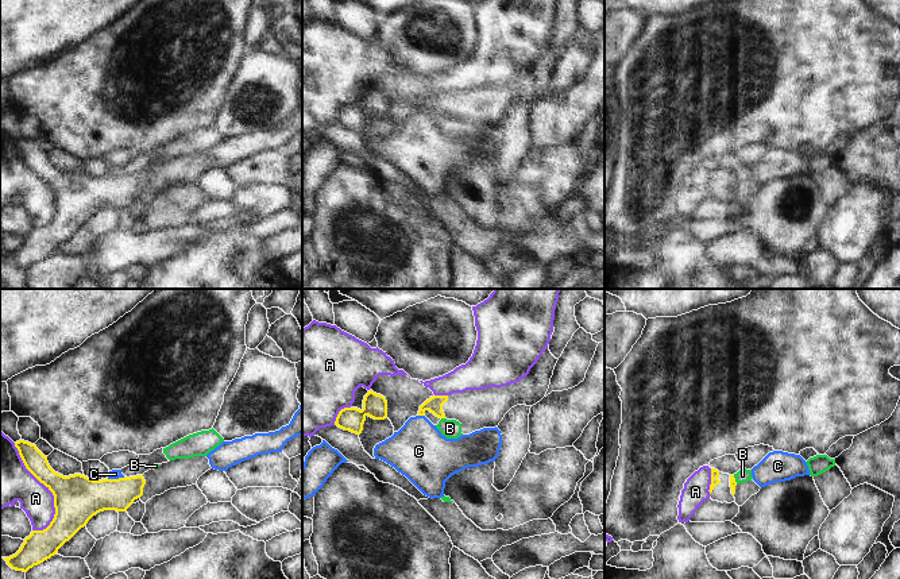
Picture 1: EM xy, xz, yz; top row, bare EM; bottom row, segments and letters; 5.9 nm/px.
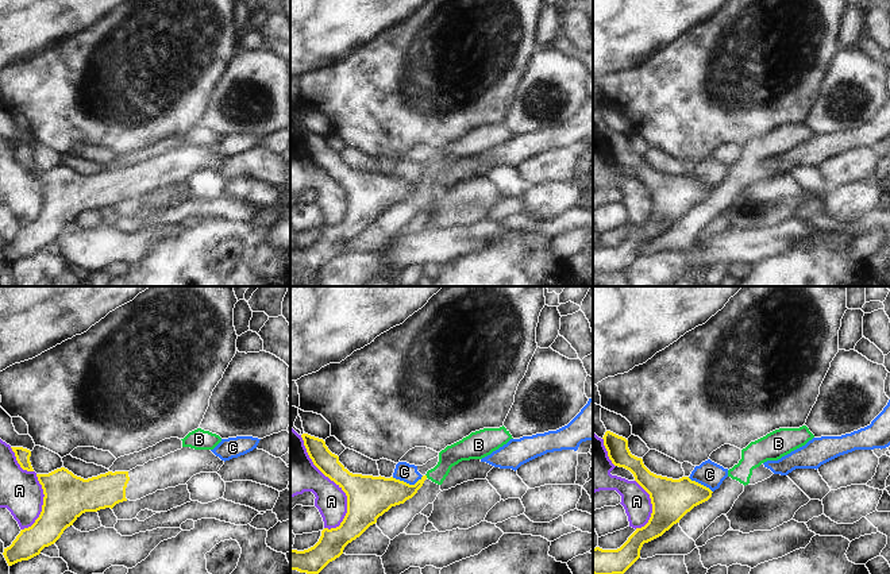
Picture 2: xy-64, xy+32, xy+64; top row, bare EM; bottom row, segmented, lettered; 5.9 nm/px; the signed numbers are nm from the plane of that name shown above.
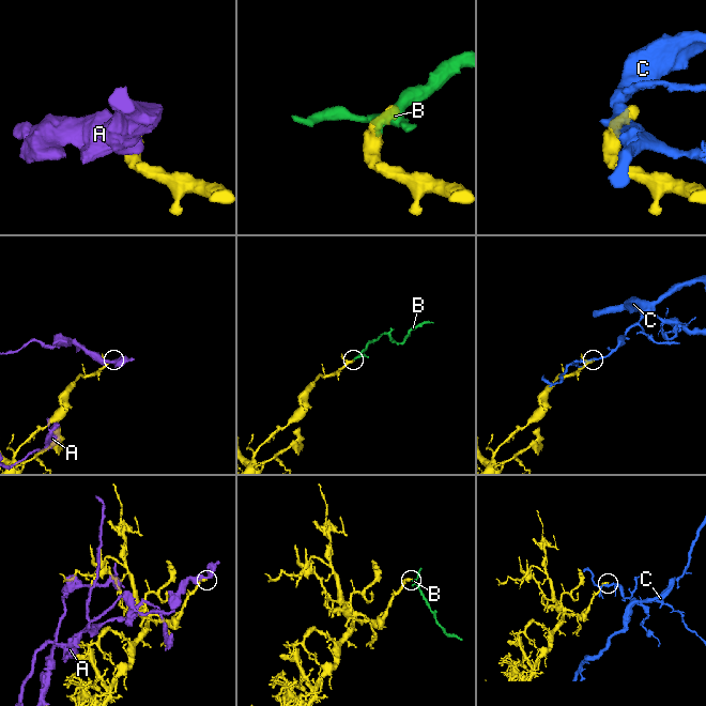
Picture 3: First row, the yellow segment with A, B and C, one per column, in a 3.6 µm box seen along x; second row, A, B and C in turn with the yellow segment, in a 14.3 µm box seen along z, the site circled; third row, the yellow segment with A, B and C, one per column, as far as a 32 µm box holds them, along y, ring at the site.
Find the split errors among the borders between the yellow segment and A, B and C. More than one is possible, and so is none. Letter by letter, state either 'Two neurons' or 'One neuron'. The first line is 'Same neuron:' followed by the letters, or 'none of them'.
Same neuron: none of them
A: Two neurons
B: Two neurons
C: Two neurons.

